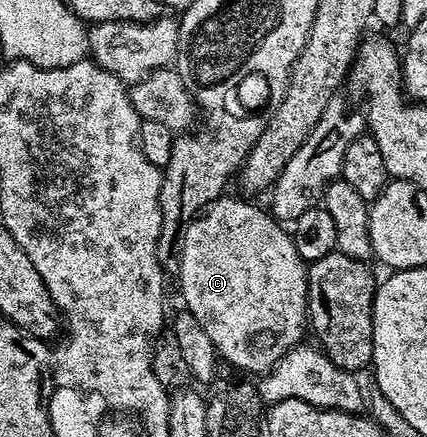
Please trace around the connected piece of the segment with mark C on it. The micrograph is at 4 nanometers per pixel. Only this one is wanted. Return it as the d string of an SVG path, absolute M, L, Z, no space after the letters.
M239 198L240 200L228 199L215 200L183 229L182 243L178 248L178 253L180 252L180 296L184 299L183 307L186 311L194 314L194 318L198 318L198 326L202 326L202 330L206 330L206 334L210 334L210 342L216 348L221 361L229 360L234 367L241 368L244 371L241 373L244 374L250 374L246 372L265 374L269 373L284 355L305 339L303 336L304 332L306 336L306 325L308 324L308 269L305 260L298 254L291 235L285 229L283 232L280 229L283 227L265 209L264 213L262 209L252 205L255 203L244 198Z

